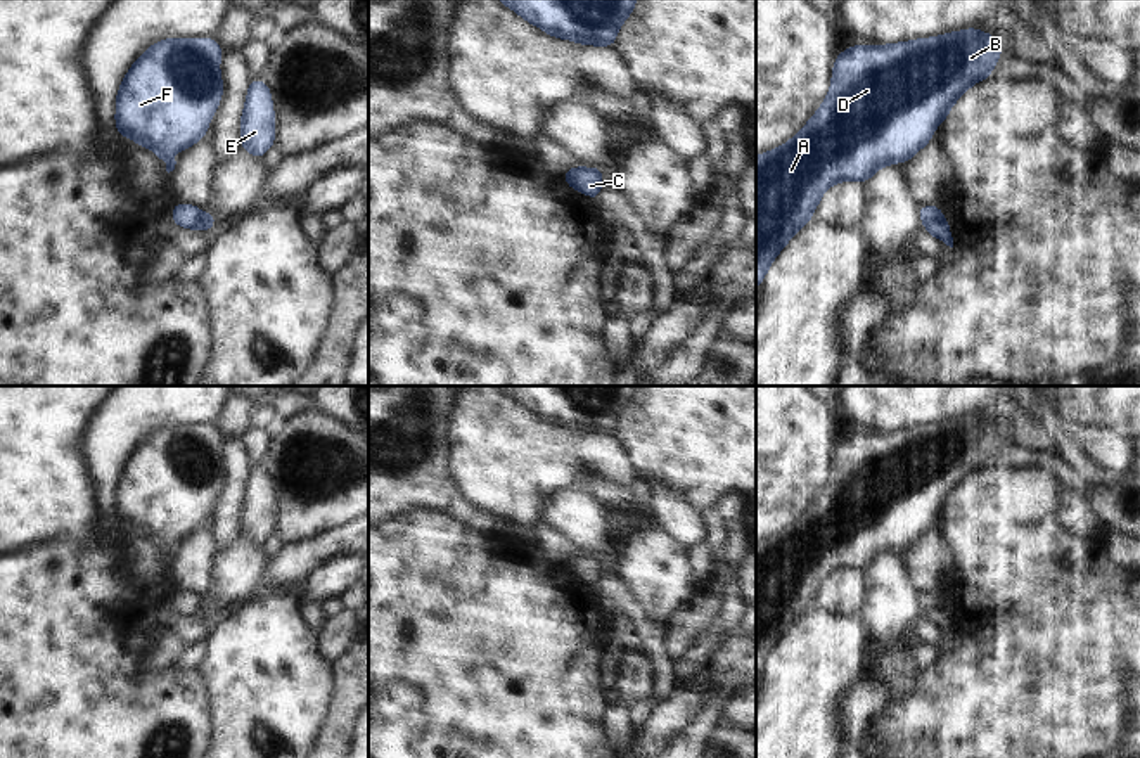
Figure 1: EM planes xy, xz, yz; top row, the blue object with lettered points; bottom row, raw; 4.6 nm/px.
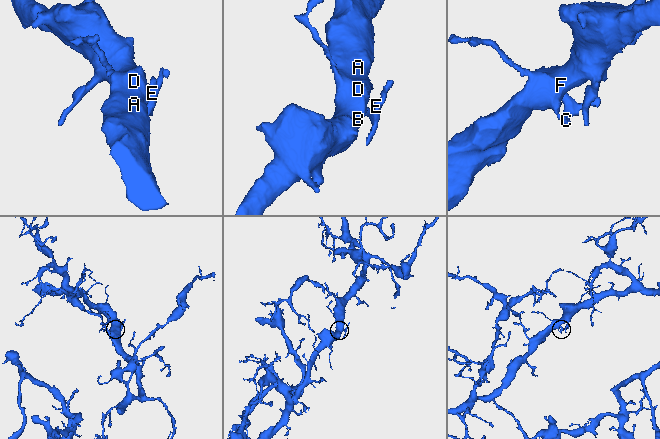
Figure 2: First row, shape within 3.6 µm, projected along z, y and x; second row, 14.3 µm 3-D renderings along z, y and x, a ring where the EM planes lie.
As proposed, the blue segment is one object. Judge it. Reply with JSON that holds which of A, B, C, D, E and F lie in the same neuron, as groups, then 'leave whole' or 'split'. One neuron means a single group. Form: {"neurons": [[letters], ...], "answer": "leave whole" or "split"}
{"neurons": [["A", "B", "D", "F"], ["C", "E"]], "answer": "split"}

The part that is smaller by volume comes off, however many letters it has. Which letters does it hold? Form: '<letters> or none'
C, E

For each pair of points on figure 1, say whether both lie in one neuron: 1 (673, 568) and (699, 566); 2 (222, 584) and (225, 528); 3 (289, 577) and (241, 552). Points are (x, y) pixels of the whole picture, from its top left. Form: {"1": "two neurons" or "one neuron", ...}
{"1": "two neurons", "2": "two neurons", "3": "two neurons"}

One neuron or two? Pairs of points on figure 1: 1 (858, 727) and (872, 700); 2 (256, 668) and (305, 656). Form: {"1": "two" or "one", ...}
{"1": "one", "2": "one"}

